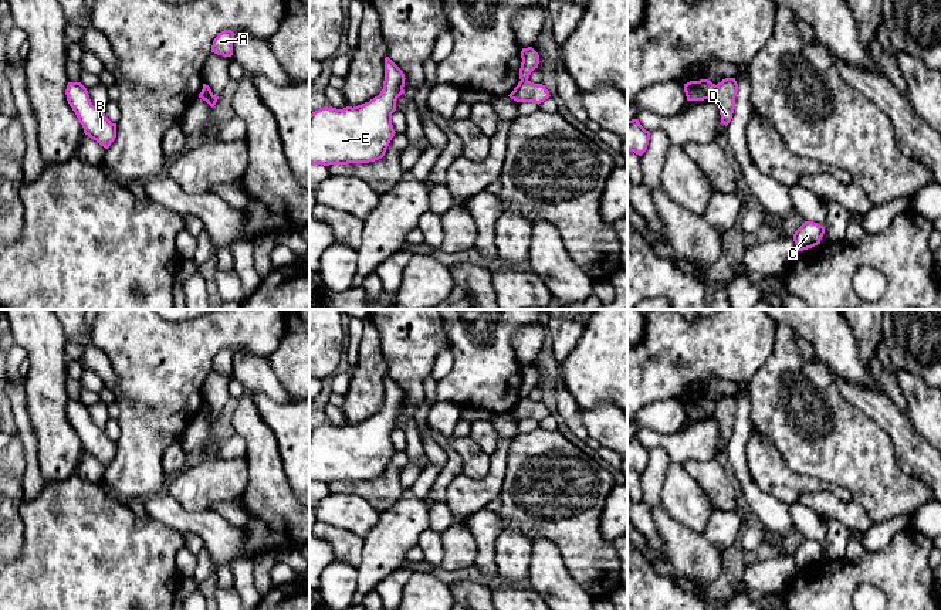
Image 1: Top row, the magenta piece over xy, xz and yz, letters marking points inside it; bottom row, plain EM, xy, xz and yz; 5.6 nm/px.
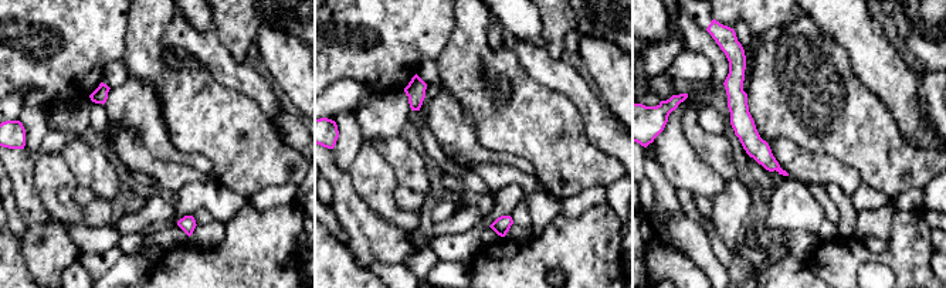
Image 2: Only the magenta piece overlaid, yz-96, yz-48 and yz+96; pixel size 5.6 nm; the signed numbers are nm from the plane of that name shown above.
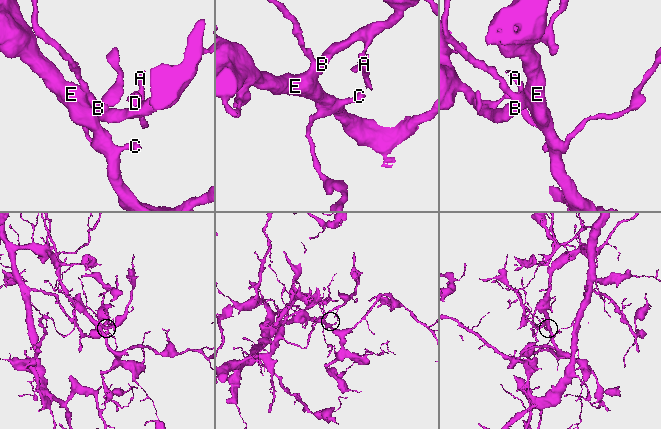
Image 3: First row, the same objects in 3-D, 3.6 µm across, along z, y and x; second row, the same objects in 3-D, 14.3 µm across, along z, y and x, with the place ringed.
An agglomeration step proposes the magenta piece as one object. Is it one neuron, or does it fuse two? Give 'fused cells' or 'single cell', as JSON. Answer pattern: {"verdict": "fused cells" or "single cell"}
{"verdict": "fused cells"}

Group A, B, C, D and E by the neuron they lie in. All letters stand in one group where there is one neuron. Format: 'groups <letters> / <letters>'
groups A D / B C E

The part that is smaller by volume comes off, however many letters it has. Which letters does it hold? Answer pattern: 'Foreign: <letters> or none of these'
Foreign: A, D

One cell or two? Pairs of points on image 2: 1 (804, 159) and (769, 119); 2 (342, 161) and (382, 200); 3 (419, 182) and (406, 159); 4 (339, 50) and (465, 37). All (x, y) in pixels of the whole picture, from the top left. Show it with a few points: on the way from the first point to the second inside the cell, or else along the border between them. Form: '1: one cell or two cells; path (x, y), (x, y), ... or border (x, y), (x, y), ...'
1: two cells; border (768, 141), (789, 138), (814, 152)
2: two cells; border (363, 139), (346, 169)
3: one cell; path (414, 176), (407, 165)
4: two cells; border (454, 14), (454, 29), (444, 48), (434, 60)

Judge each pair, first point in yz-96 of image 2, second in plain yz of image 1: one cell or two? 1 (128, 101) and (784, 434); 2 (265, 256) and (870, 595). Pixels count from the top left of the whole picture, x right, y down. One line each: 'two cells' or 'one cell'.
1: two cells
2: two cells

